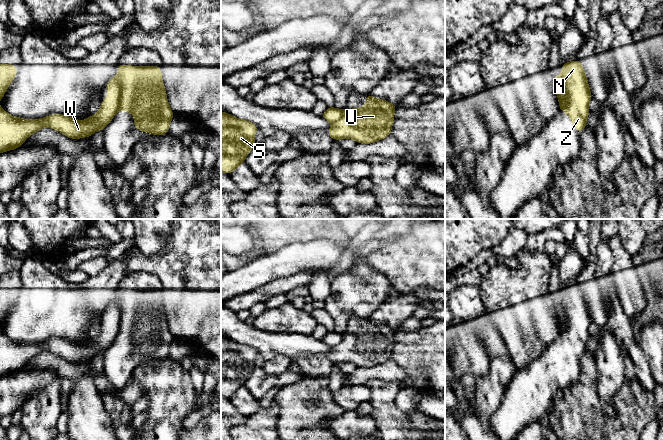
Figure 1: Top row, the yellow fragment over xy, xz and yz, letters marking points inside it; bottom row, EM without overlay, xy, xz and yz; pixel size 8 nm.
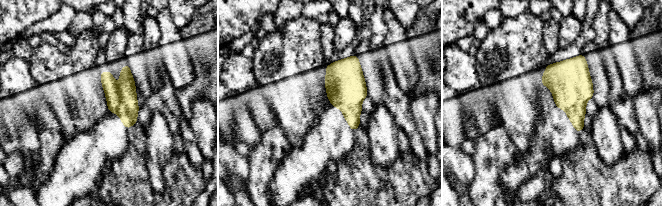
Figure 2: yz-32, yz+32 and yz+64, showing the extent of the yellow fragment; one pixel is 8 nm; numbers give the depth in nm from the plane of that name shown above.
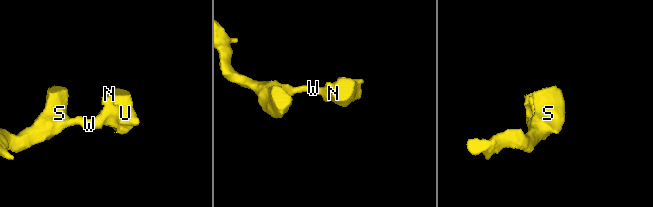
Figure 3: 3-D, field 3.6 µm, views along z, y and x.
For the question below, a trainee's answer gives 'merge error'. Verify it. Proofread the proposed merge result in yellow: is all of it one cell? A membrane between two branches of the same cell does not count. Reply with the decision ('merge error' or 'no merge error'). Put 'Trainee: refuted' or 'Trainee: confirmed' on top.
Trainee: confirmed
merge error

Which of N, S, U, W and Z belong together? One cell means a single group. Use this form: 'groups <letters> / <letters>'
groups N U Z / S W

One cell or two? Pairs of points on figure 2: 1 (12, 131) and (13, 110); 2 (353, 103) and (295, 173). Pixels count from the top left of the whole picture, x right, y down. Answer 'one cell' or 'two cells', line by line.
1: one cell
2: one cell

